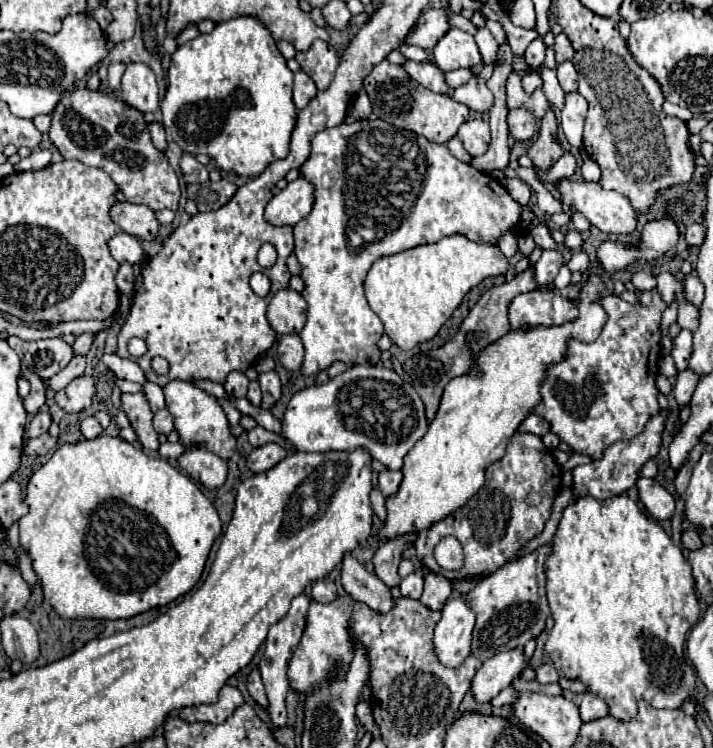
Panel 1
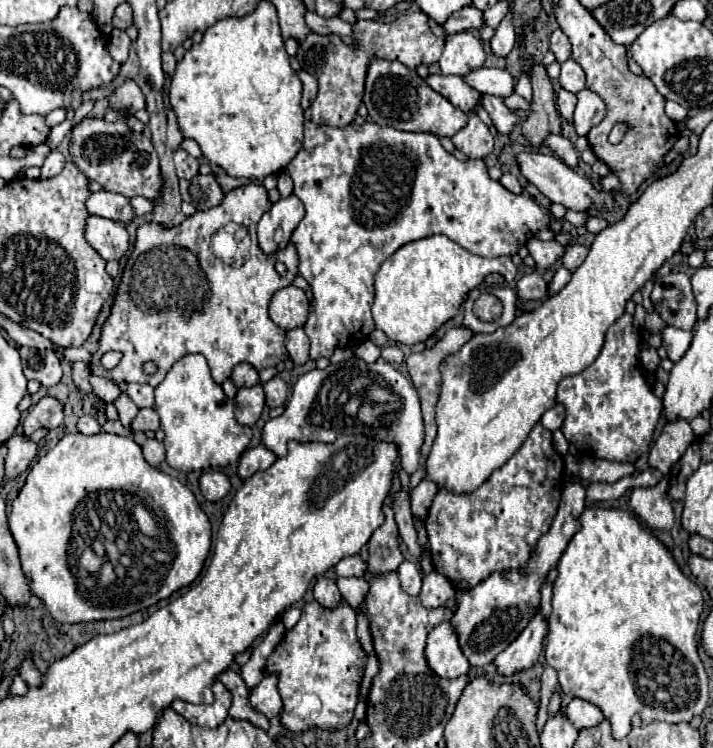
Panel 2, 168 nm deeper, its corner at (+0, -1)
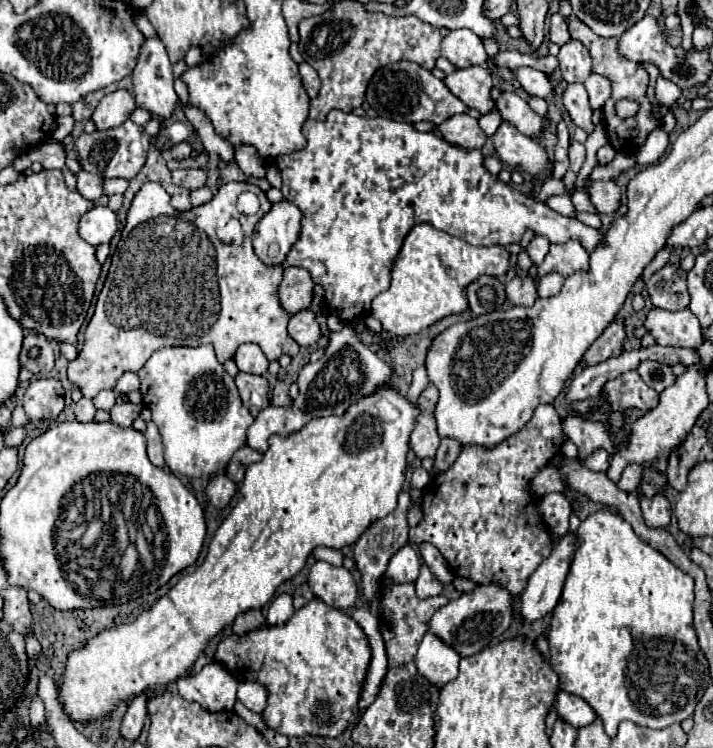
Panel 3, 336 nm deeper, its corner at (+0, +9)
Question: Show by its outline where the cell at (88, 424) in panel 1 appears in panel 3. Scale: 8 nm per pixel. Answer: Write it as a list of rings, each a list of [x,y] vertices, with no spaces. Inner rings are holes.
[[[82,398],[80,402],[76,402],[74,414],[76,414],[76,420],[78,420],[78,422],[92,422],[92,420],[94,420],[94,414],[96,414],[96,408],[94,408],[92,400]]]

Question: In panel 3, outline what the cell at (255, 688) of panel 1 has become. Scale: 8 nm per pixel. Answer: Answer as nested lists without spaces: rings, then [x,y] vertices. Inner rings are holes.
[[[280,594],[272,600],[270,608],[268,608],[268,614],[266,614],[266,624],[268,626],[282,626],[290,620],[290,616],[294,614],[294,608],[292,608],[292,596],[288,594]]]

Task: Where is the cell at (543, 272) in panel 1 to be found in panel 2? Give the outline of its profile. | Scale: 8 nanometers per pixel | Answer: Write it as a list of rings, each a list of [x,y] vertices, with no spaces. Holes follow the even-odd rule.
[[[538,272],[526,274],[516,282],[516,294],[522,302],[536,302],[546,298],[548,292],[548,284],[544,282],[544,278]]]

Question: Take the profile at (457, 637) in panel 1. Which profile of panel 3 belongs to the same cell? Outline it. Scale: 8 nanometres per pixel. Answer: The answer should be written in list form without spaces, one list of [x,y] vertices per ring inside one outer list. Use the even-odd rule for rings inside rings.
[[[424,634],[416,654],[416,668],[424,678],[428,678],[436,686],[444,686],[456,678],[458,662],[460,654],[456,654],[456,650],[436,638],[436,634]]]

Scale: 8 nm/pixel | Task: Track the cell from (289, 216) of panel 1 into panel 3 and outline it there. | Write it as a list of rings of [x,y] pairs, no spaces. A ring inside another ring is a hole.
[[[280,200],[276,204],[272,204],[270,212],[266,216],[262,216],[254,228],[252,240],[254,240],[254,252],[258,254],[258,258],[264,264],[282,264],[288,250],[292,248],[292,244],[298,240],[298,232],[300,232],[300,208],[288,200]]]

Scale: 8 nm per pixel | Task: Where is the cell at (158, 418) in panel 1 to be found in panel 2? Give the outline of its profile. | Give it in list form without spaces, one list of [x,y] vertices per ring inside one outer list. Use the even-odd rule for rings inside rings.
[[[142,408],[136,414],[136,418],[132,420],[130,428],[126,428],[126,432],[128,434],[132,434],[132,432],[146,432],[146,430],[156,432],[158,428],[160,428],[160,418],[156,416],[156,412],[152,408]]]

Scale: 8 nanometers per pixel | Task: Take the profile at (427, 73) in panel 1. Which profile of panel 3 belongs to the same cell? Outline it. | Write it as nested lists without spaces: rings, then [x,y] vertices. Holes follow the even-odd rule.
[[[470,66],[458,72],[452,72],[444,78],[444,84],[458,96],[468,108],[474,108],[482,114],[494,110],[494,102],[490,100],[492,76],[482,66]]]

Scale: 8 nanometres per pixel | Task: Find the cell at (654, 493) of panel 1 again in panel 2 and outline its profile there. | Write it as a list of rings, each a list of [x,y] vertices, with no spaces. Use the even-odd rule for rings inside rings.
[[[668,478],[660,480],[654,488],[634,488],[630,506],[636,516],[652,530],[672,530],[674,510],[668,498]]]

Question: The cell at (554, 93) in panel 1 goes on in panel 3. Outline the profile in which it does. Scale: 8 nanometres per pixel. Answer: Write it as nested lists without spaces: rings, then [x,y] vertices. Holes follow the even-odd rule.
[[[568,84],[562,96],[562,104],[576,126],[584,128],[588,134],[594,130],[592,110],[588,106],[588,94],[582,84]]]

